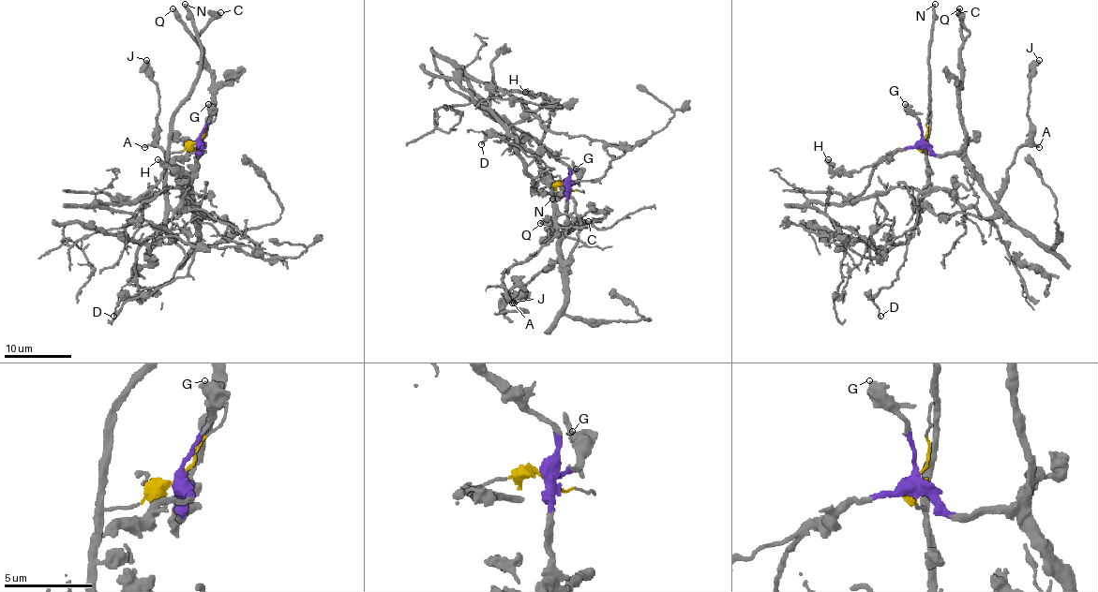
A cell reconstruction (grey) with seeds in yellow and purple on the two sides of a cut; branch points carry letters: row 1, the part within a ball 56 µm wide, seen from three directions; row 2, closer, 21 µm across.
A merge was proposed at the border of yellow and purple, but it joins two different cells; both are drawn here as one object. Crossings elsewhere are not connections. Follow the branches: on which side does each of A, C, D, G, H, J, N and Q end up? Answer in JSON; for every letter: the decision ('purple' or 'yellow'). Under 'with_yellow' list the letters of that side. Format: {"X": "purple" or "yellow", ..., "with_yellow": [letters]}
{"A": "purple", "C": "purple", "D": "yellow", "G": "purple", "H": "purple", "J": "purple", "N": "yellow", "Q": "purple", "with_yellow": ["D", "N"]}

